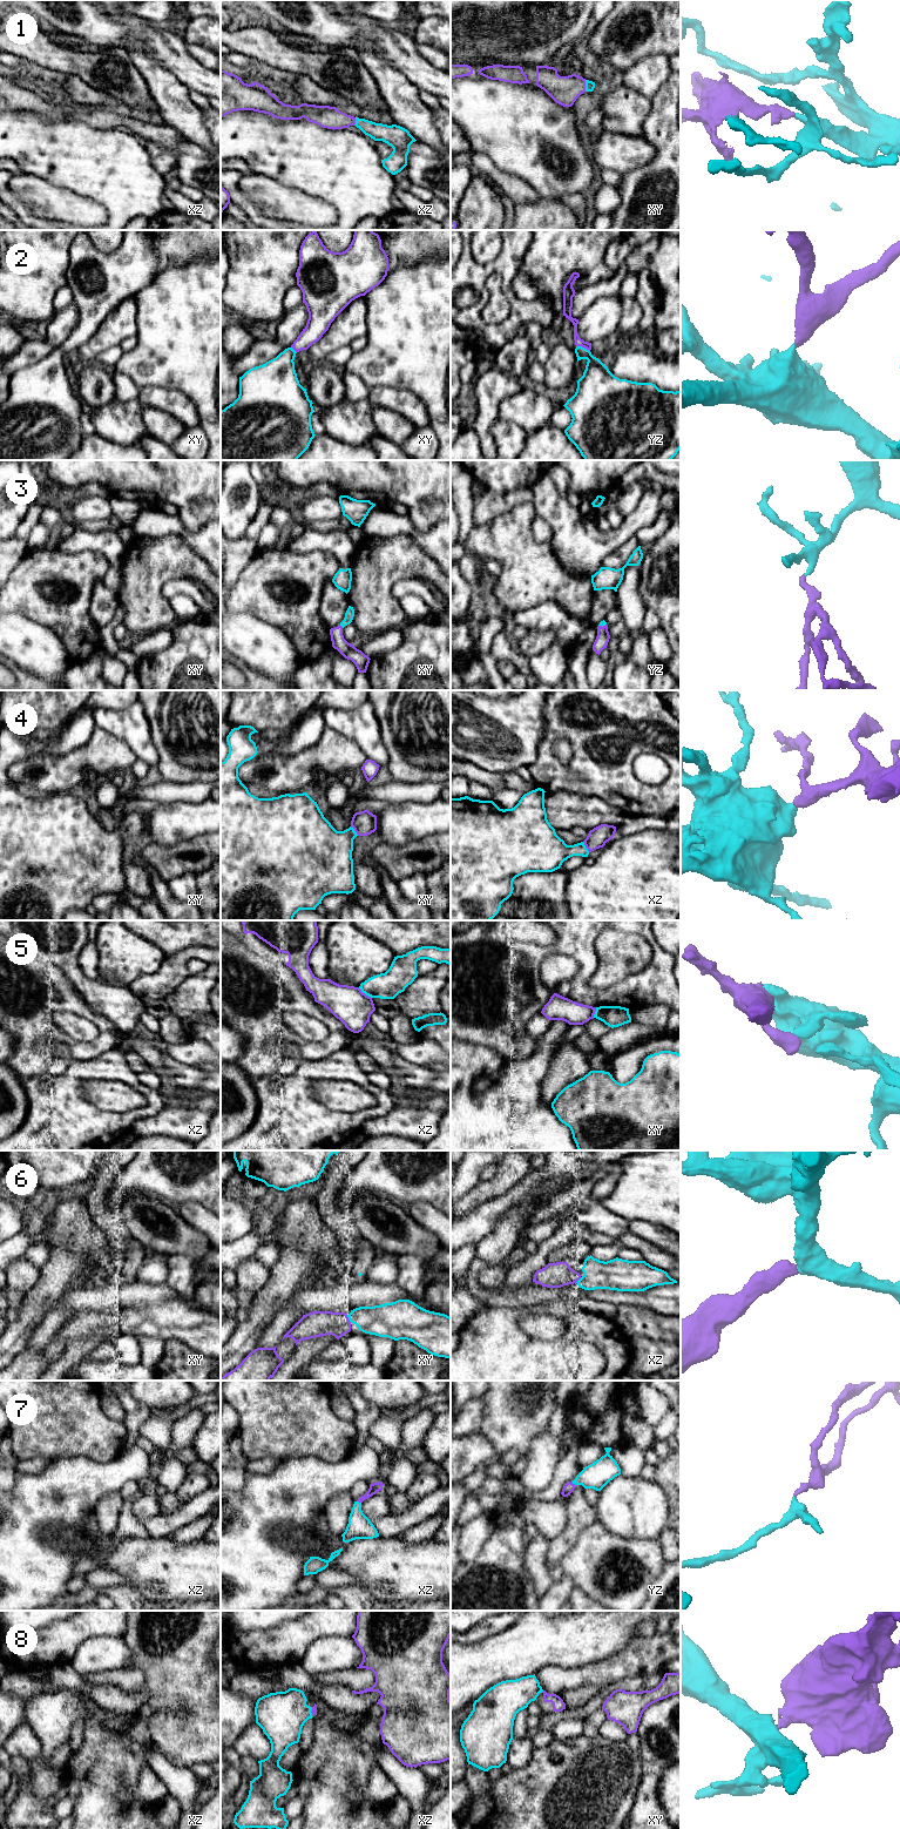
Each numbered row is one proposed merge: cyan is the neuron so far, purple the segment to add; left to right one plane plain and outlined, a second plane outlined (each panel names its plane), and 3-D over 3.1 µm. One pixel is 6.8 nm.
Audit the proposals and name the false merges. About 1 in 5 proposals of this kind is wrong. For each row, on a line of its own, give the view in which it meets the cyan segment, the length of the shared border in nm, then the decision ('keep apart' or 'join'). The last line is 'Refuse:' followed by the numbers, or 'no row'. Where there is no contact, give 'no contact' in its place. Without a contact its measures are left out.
1: meets cyan in xy; contact 80 nm long; join
2: meets cyan in yz; contact 100 nm long; join
3: meets cyan in xy; contact 30 nm long; join
4: meets cyan in xy; contact 90 nm long; join
5: meets cyan in xz; contact 120 nm long; keep apart
6: meets cyan in xy; contact 70 nm long; join
7: meets cyan in yz; contact 50 nm long; join
8: meets cyan in xz; contact 60 nm long; join
Refuse: 5

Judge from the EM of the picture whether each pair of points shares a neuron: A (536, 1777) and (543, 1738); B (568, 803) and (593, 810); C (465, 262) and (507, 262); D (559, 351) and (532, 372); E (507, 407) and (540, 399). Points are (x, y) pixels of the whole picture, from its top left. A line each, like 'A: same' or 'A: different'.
A: different
B: same
C: same
D: different
E: same

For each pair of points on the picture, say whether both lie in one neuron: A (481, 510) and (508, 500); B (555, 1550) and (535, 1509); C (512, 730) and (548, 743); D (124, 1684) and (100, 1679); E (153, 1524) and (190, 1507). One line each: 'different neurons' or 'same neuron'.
A: same neuron
B: different neurons
C: different neurons
D: same neuron
E: same neuron

